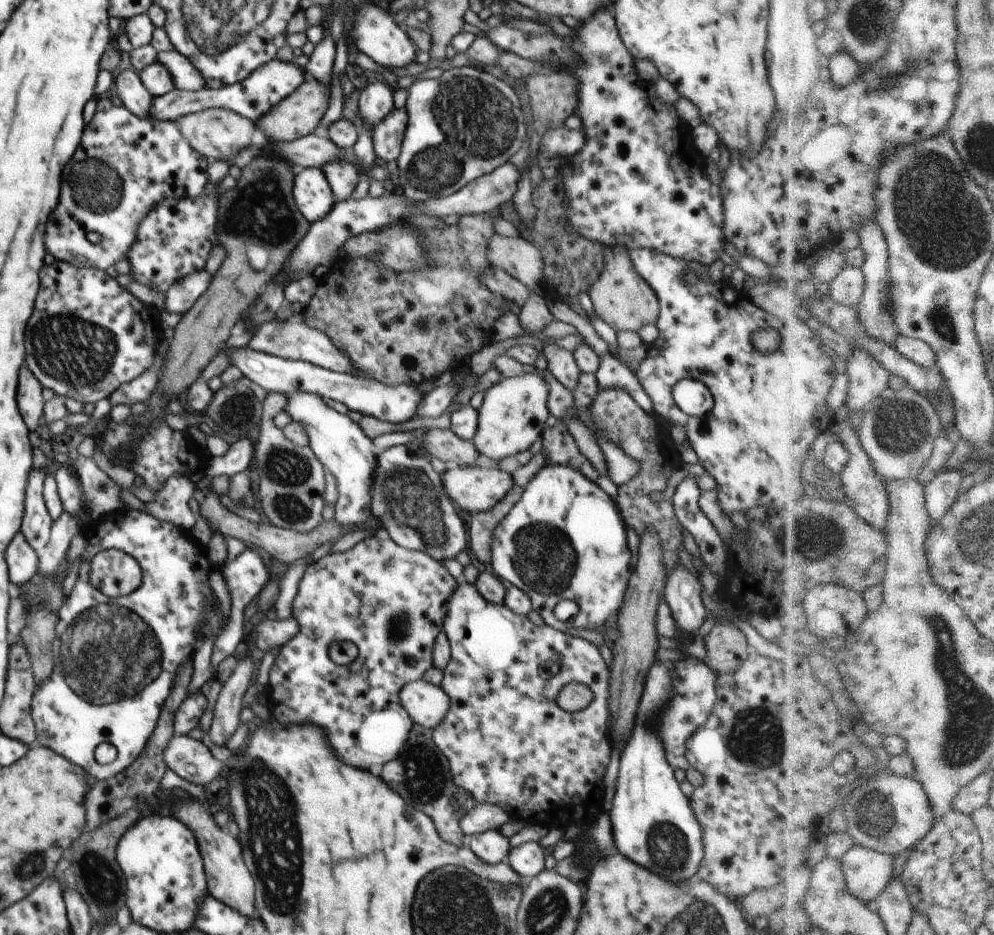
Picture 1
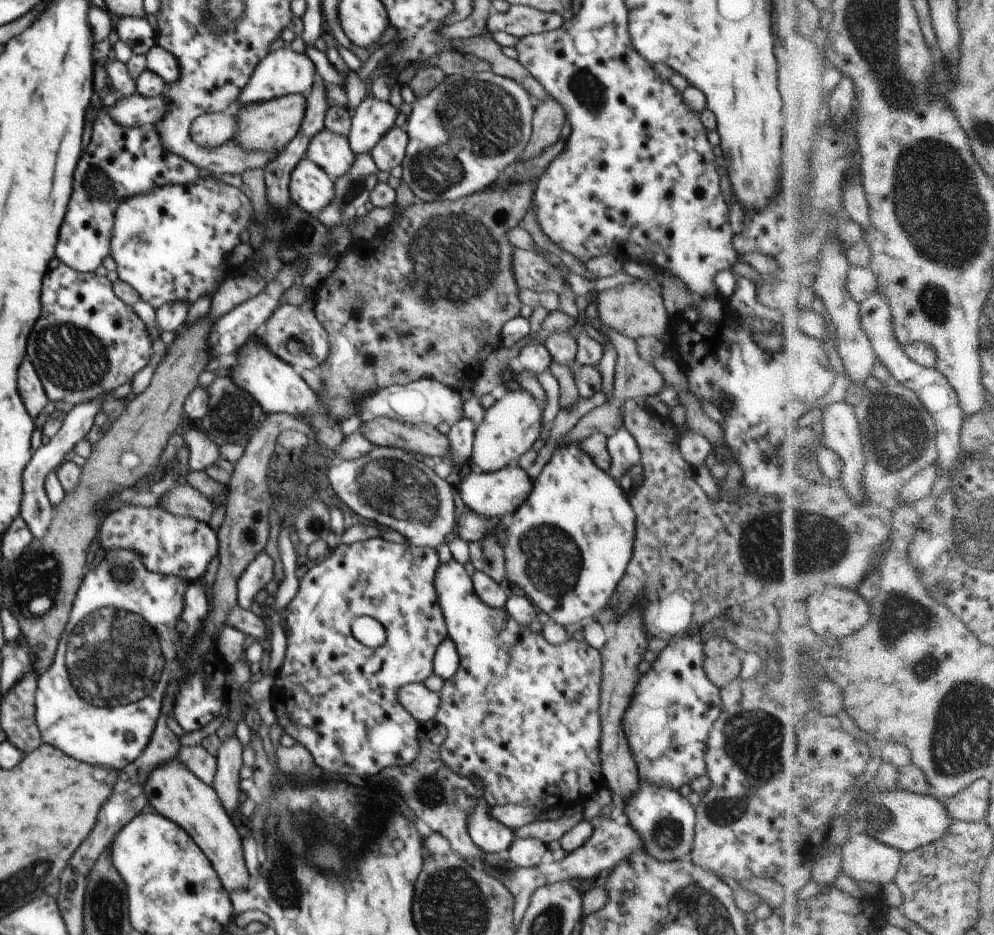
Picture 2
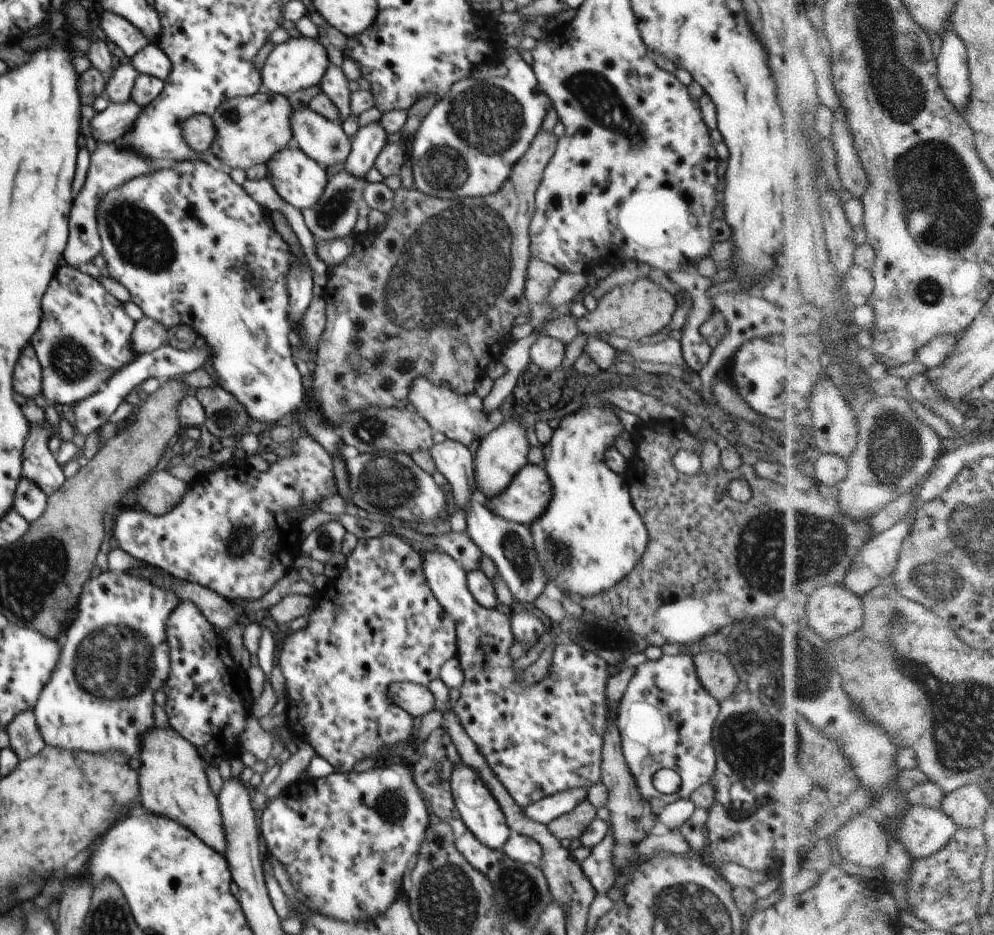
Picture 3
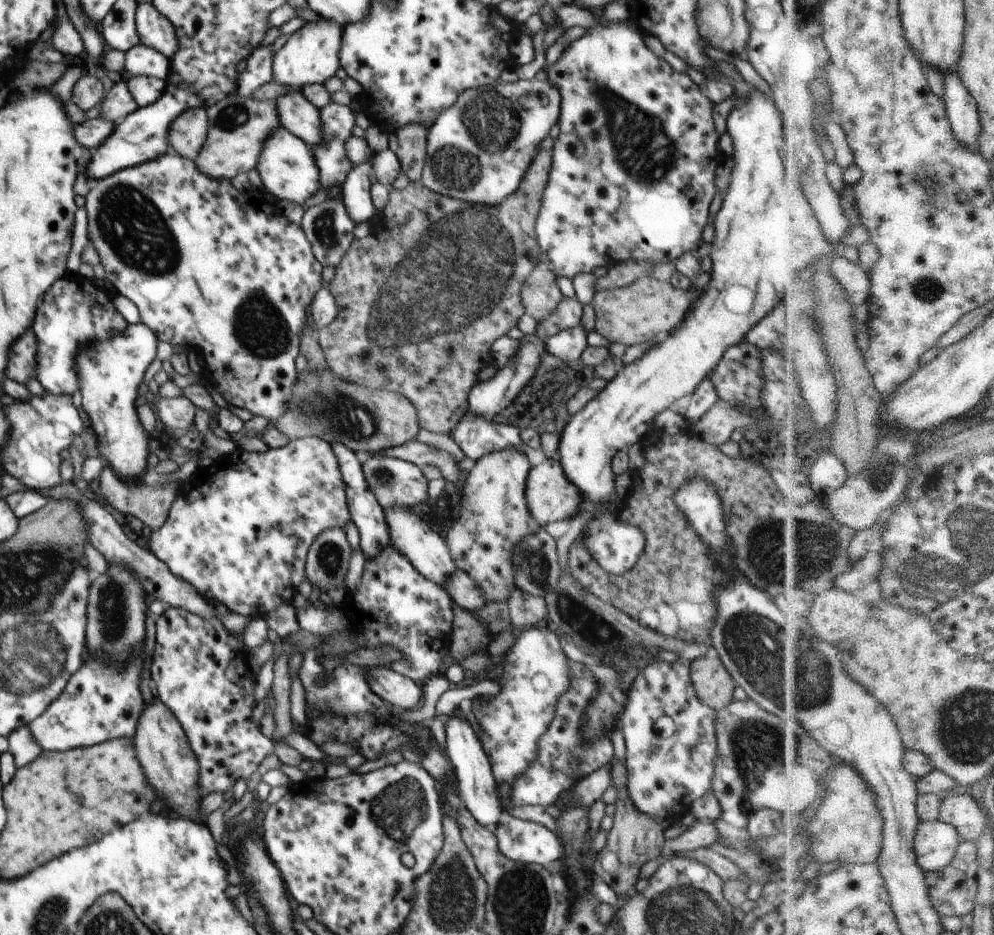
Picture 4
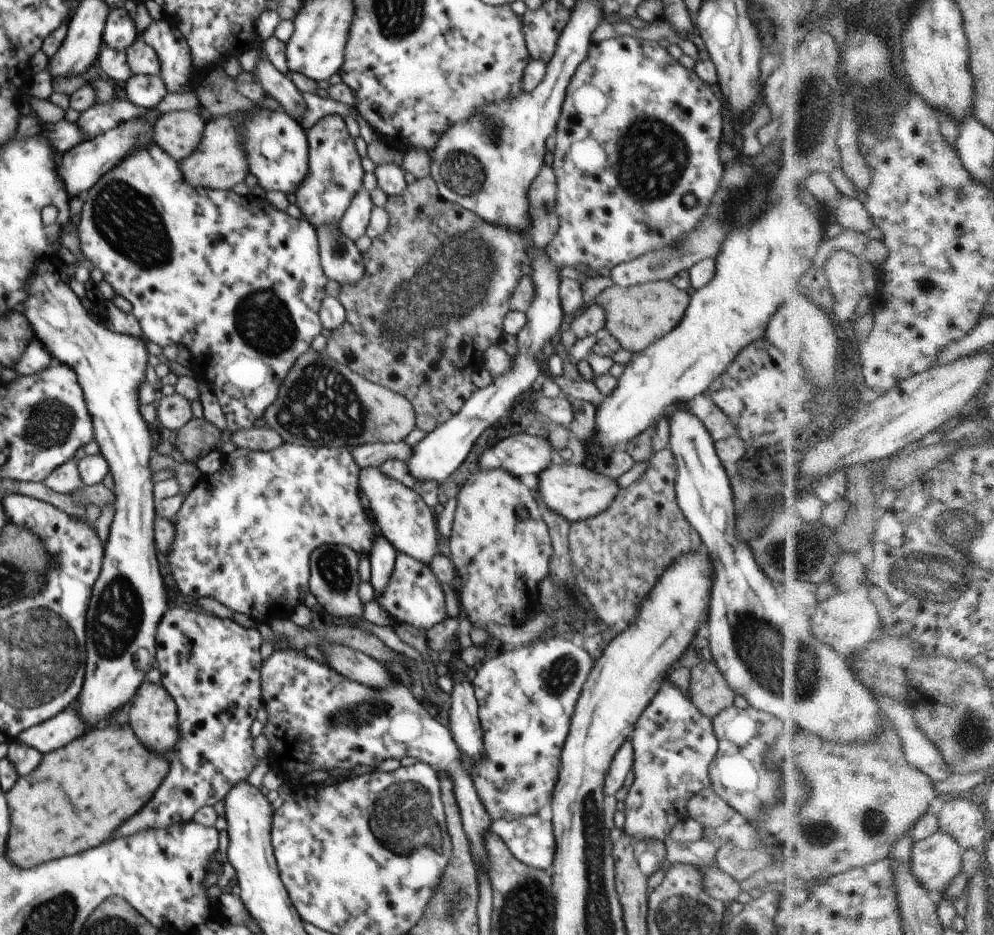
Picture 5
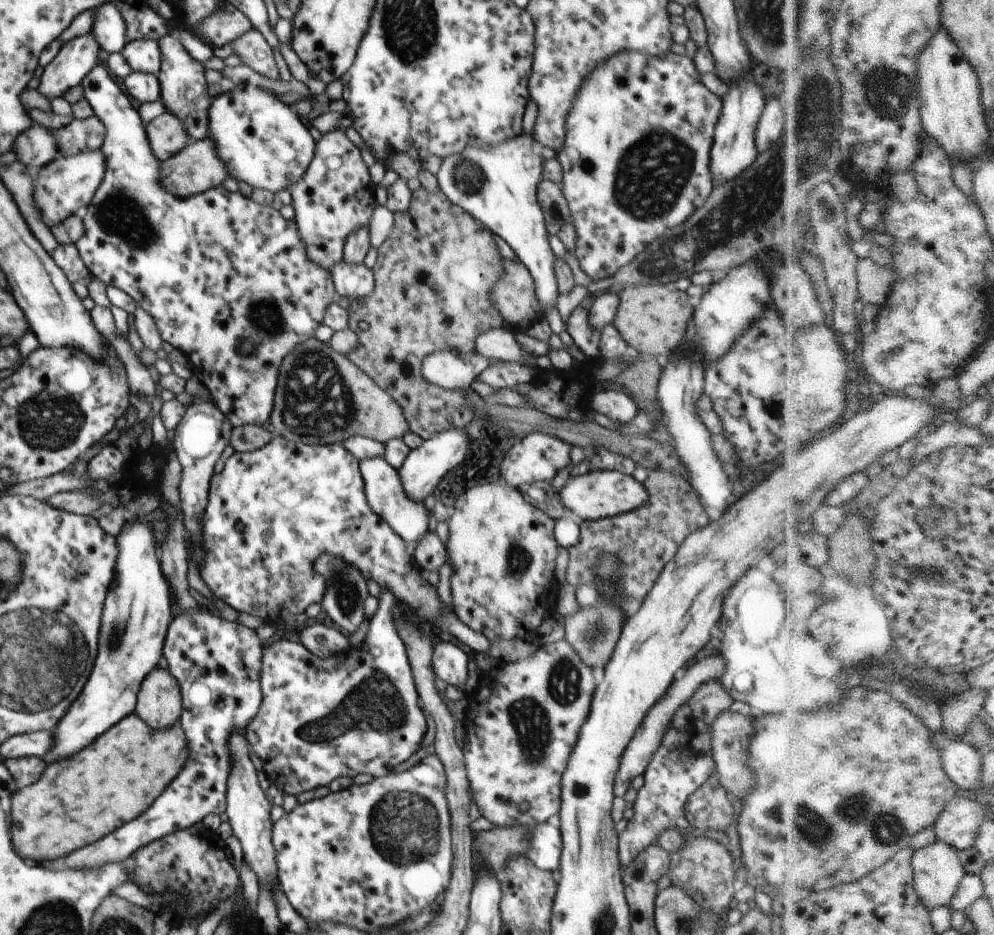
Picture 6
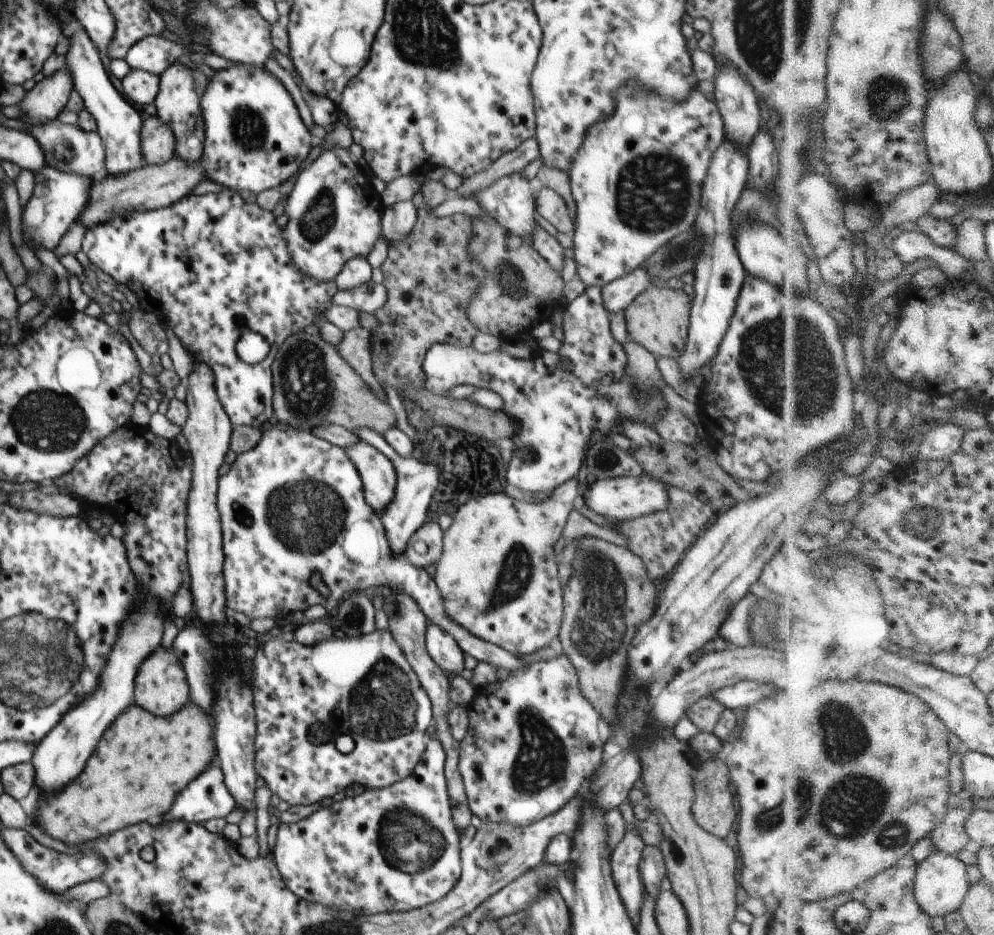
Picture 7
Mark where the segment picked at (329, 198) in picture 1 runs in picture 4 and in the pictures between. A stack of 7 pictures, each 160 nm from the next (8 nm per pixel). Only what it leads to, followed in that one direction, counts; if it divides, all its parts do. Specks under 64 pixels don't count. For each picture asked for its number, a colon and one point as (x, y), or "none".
2: (310, 188)
3: (298, 179)
4: (286, 166)

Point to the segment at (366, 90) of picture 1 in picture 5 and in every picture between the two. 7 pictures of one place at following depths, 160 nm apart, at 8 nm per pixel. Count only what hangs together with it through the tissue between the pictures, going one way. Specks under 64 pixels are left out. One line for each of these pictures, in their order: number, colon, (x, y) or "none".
2: (373, 118)
3: (370, 140)
4: (356, 190)
5: (353, 224)

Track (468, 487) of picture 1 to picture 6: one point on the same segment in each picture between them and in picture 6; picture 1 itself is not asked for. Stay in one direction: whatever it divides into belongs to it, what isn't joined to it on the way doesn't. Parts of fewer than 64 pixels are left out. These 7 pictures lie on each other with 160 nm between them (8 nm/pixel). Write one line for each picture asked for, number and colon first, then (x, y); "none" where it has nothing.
2: (498, 495)
3: (527, 497)
4: (551, 497)
5: (577, 492)
6: (596, 495)

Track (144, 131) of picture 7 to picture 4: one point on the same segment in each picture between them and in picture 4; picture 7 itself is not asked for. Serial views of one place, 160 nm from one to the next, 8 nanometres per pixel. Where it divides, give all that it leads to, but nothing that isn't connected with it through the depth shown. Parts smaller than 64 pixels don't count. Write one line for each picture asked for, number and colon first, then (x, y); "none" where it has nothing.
4: (186, 135)
5: (178, 133)
6: (167, 136)

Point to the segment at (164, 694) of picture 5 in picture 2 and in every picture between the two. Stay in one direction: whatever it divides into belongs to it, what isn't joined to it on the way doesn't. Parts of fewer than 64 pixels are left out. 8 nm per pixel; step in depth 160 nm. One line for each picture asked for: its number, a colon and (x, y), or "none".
2: (172, 790)
3: (173, 782)
4: (170, 765)

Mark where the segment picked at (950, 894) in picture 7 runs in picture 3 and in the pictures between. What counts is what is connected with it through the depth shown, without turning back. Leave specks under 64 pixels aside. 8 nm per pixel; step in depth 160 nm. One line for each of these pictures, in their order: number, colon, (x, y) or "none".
3: (925, 831)
4: (937, 843)
5: (937, 861)
6: (939, 872)

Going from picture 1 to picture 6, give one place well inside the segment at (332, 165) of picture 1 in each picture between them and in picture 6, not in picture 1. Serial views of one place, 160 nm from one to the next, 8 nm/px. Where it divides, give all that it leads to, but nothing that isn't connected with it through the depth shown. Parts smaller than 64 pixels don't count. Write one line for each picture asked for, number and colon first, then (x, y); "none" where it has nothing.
2: (330, 151)
3: (325, 141)
4: (296, 113)
5: (277, 85)
6: (254, 51)

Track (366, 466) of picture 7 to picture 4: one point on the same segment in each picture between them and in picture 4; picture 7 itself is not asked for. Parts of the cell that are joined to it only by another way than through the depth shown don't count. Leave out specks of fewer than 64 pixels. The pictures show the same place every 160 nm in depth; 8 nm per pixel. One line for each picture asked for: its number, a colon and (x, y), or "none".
4: (427, 551)
5: (401, 515)
6: (384, 490)

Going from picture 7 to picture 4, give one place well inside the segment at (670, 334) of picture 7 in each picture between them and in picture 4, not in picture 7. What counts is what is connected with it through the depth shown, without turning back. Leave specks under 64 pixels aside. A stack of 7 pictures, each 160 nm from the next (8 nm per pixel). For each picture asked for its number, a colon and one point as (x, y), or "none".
4: (630, 315)
5: (636, 316)
6: (652, 318)

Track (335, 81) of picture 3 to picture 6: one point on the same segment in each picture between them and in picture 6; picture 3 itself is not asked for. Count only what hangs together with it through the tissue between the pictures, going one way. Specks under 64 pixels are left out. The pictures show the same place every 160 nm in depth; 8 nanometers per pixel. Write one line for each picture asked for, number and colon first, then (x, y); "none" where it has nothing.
4: (337, 121)
5: (335, 173)
6: (335, 196)

